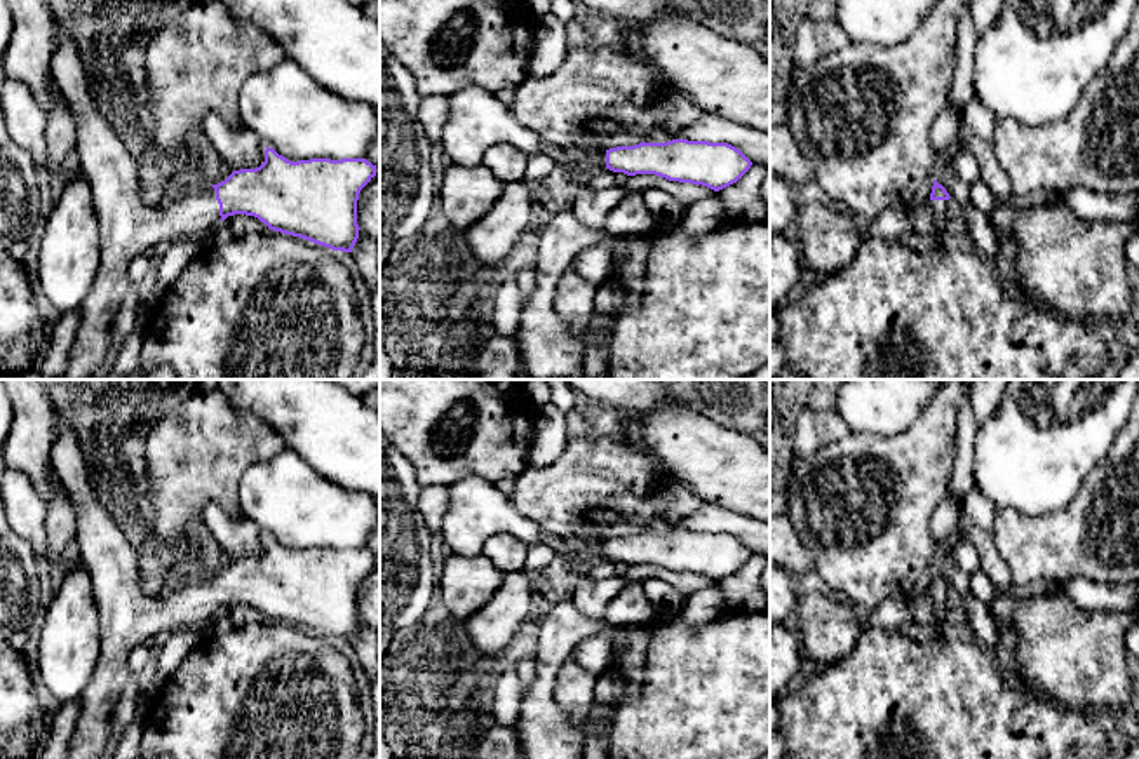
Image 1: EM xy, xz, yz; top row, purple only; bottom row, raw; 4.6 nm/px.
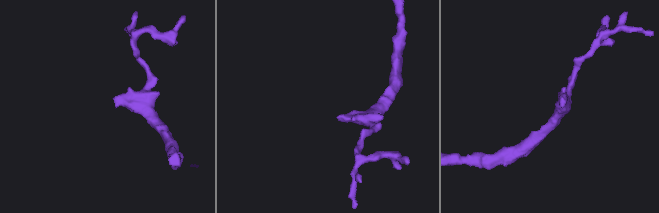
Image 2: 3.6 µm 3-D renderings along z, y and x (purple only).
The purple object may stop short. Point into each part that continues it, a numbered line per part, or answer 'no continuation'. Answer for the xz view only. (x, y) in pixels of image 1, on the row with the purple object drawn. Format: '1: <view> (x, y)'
1: xz (589, 161)

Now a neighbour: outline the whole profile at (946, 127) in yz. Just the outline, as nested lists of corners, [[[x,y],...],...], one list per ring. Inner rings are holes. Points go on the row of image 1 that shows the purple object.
[[[949,101],[935,118],[930,132],[930,143],[937,157],[944,153],[953,139],[960,138],[960,124],[961,113]]]

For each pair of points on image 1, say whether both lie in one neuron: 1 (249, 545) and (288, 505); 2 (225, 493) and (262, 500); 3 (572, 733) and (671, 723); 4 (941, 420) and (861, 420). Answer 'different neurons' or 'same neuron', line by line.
1: different neurons
2: different neurons
3: same neuron
4: different neurons

